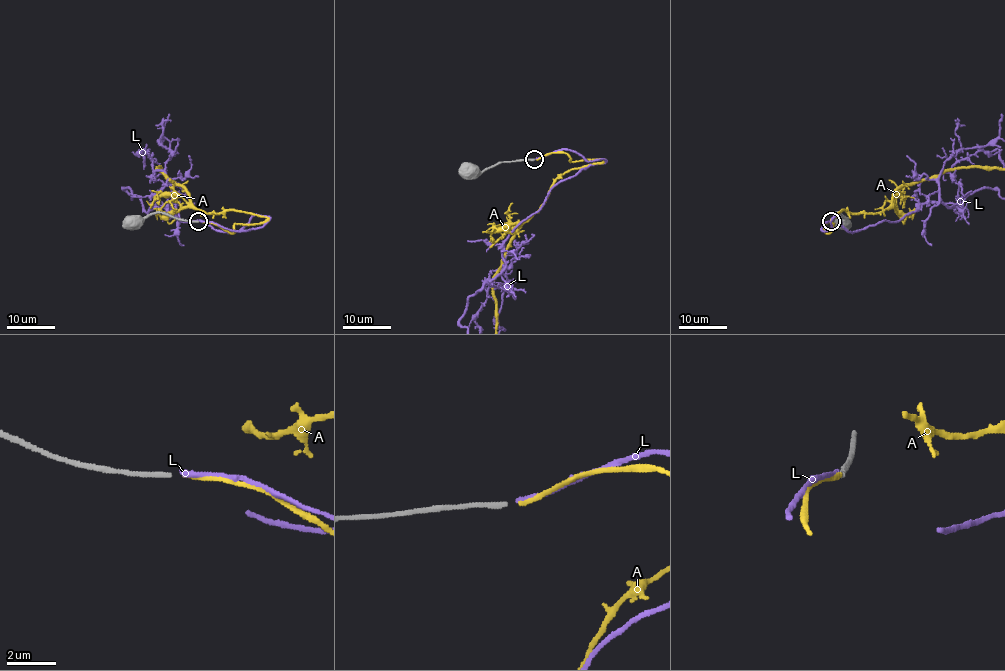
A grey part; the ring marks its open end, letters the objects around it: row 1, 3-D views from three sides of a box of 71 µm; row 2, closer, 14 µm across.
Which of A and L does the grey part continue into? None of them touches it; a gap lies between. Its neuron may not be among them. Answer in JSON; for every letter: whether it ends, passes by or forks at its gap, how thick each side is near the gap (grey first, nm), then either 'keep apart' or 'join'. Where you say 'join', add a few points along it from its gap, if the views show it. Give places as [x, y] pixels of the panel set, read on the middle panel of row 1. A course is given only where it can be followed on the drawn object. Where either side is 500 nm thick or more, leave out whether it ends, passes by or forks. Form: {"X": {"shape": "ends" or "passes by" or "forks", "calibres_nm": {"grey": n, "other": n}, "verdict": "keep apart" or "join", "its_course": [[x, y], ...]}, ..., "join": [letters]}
{"A": {"shape": "ends", "calibres_nm": {"grey": 240, "other": 200}, "verdict": "join"}, "L": {"shape": "ends", "calibres_nm": {"grey": 240, "other": 200}, "verdict": "keep apart"}, "join": ["A"]}

